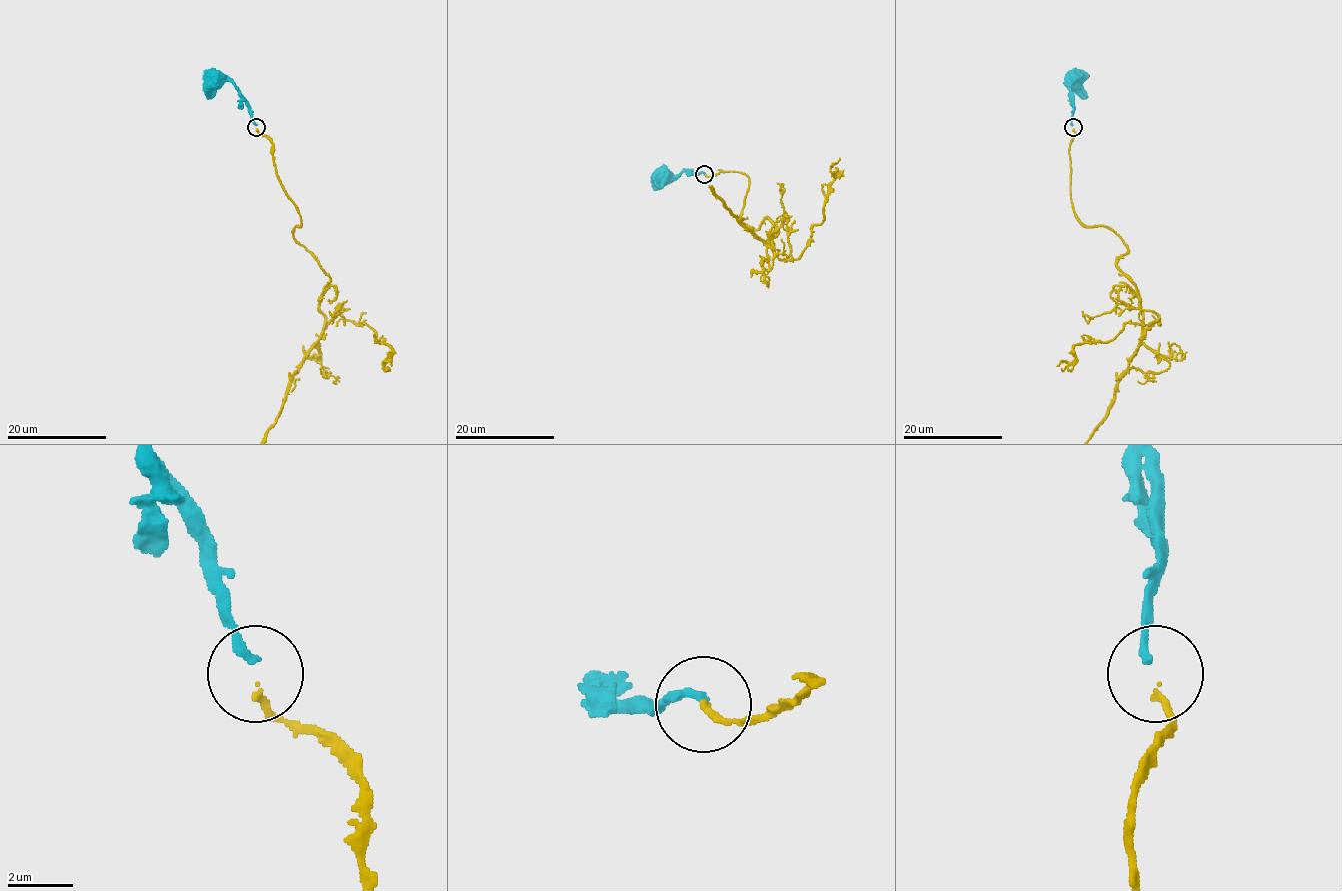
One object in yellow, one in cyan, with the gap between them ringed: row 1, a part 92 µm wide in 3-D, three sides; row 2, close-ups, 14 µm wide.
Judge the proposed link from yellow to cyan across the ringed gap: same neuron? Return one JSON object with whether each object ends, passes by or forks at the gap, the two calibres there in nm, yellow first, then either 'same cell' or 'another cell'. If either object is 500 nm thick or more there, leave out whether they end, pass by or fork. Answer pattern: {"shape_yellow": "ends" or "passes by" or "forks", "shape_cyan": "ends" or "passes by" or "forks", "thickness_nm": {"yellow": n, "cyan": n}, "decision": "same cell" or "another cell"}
{"shape_yellow": "ends", "shape_cyan": "ends", "thickness_nm": {"yellow": 200, "cyan": 280}, "decision": "same cell"}

